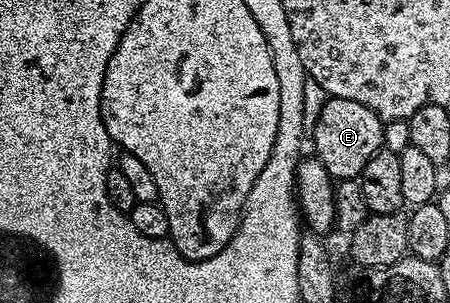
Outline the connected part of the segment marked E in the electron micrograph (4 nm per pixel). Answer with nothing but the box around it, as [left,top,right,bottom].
[311,97,385,181]

